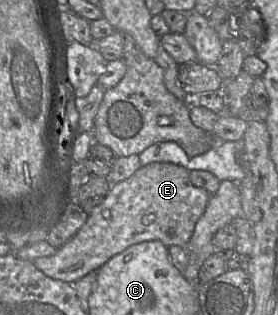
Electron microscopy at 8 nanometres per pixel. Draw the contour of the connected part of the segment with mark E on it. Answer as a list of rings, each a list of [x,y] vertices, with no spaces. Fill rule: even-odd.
[[[172,163],[142,166],[130,178],[112,185],[103,202],[88,214],[85,224],[67,243],[56,248],[55,254],[39,257],[33,264],[52,279],[75,283],[135,244],[160,241],[167,248],[185,248],[210,196],[191,183],[190,171],[182,166]]]

